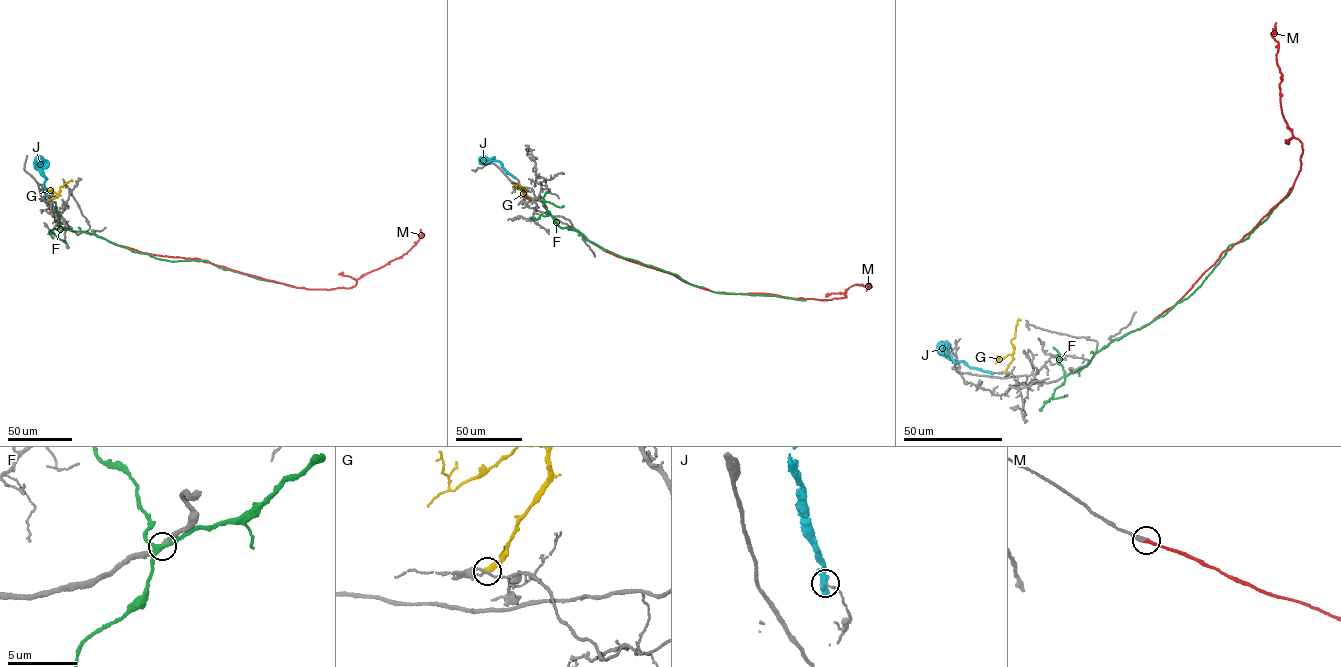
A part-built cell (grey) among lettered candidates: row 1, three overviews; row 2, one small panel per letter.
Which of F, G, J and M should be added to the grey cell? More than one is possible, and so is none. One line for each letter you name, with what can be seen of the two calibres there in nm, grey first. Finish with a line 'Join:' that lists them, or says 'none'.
M: 360/320 nm
Join: M

